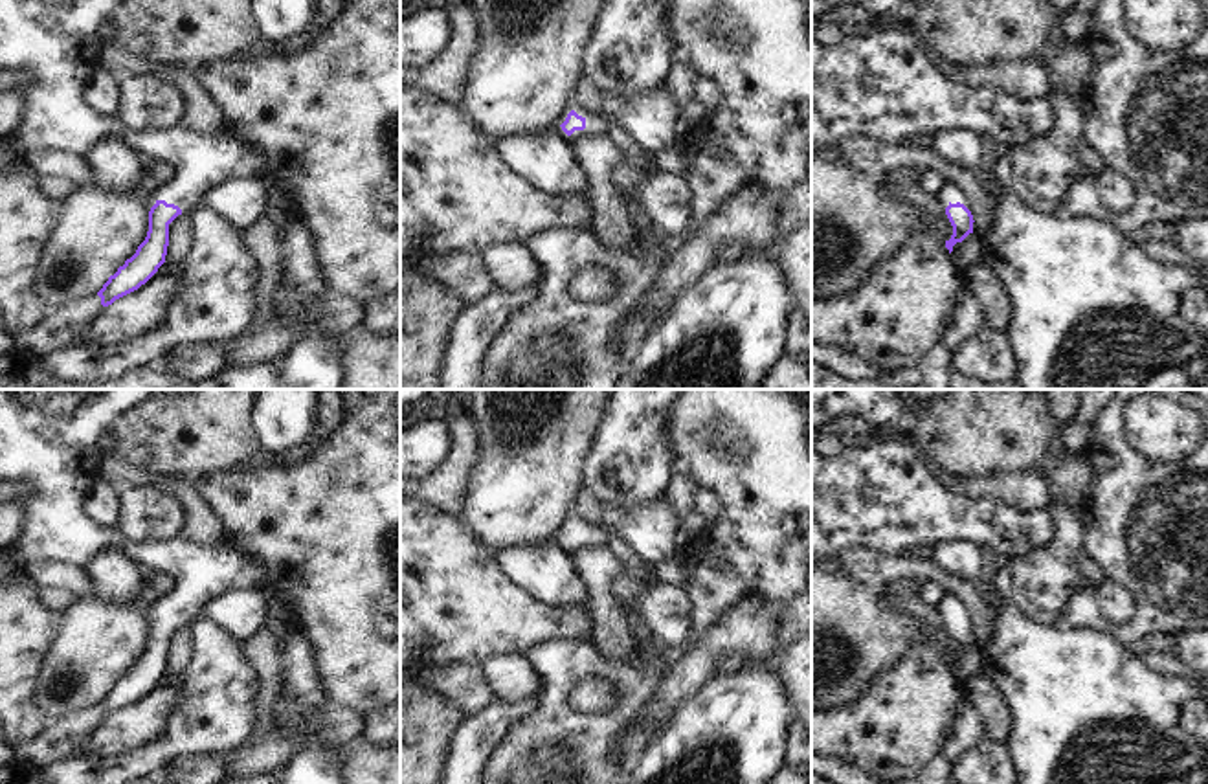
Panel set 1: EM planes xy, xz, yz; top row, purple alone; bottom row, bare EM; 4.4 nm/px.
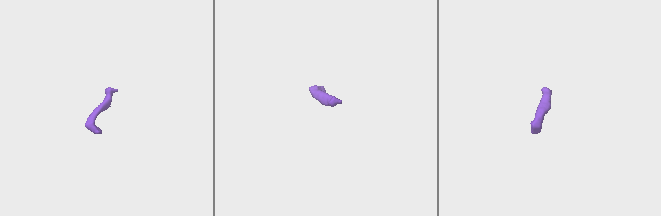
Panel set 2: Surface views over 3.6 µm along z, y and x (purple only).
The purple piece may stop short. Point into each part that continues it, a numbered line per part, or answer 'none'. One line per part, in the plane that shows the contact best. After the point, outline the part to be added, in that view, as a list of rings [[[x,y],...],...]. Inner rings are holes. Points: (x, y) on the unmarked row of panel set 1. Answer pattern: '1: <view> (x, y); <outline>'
1: xy (48, 437); [[[0,389],[0,483],[18,483],[24,492],[15,501],[22,510],[22,529],[18,538],[7,547],[11,562],[22,569],[31,564],[70,564],[86,567],[94,554],[105,543],[119,545],[145,575],[163,573],[173,578],[173,595],[163,608],[167,615],[195,619],[198,606],[228,589],[259,589],[263,591],[264,566],[253,556],[235,547],[228,536],[213,545],[193,543],[184,538],[167,542],[145,542],[130,545],[117,529],[99,529],[84,514],[83,507],[99,479],[103,454],[99,439],[110,433],[117,417],[143,402],[154,389]]]

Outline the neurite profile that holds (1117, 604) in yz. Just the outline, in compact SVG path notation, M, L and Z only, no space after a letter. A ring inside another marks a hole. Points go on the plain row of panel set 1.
M1065 545L1035 549L1012 560L1010 569L1013 573L1010 600L1024 615L1046 626L1059 626L1065 604L1083 591L1096 600L1103 619L1118 626L1131 622L1140 611L1135 597L1111 578L1087 588L1076 558Z

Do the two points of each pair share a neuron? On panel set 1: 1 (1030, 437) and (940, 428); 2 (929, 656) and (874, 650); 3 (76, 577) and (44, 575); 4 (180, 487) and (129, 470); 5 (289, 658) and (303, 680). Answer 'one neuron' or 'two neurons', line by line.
1: one neuron
2: two neurons
3: one neuron
4: one neuron
5: one neuron

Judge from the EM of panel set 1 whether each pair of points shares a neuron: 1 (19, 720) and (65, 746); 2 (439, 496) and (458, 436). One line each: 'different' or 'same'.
1: different
2: same

